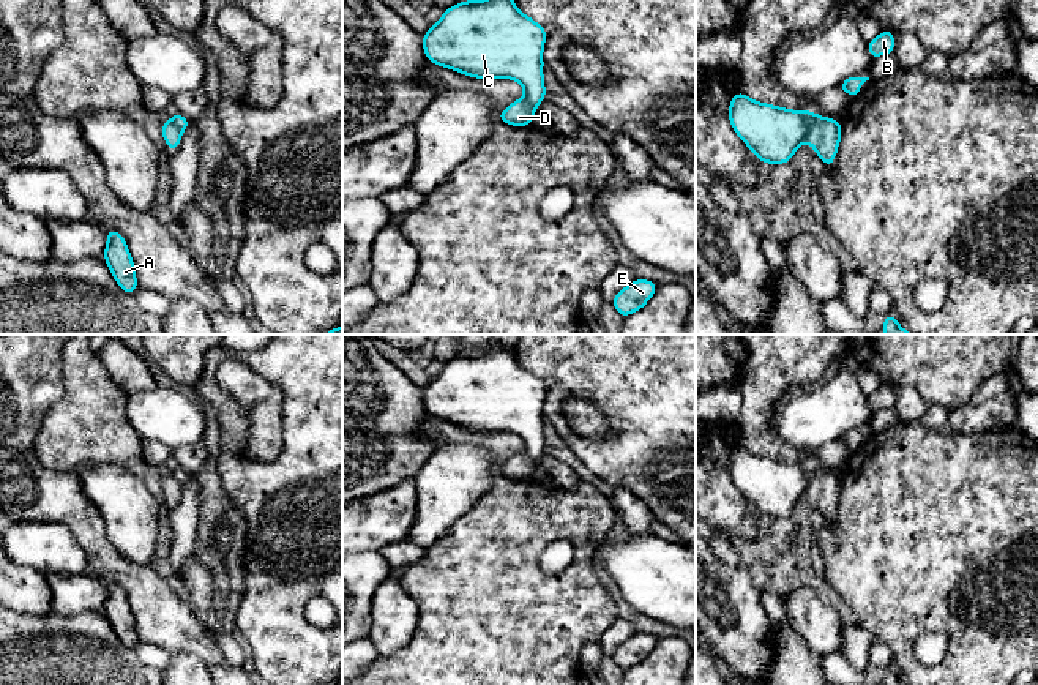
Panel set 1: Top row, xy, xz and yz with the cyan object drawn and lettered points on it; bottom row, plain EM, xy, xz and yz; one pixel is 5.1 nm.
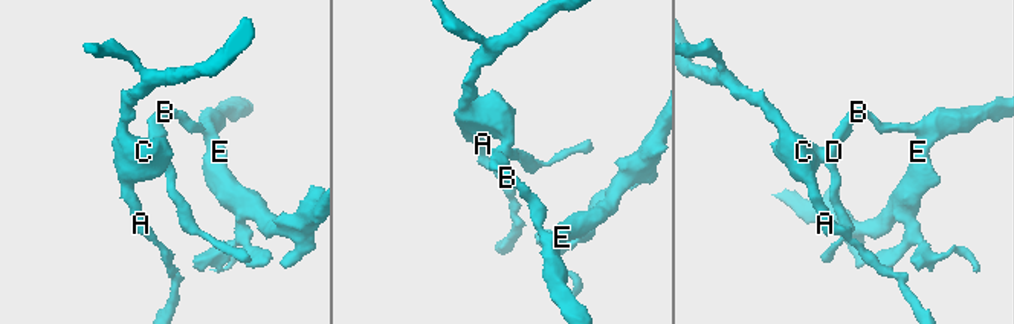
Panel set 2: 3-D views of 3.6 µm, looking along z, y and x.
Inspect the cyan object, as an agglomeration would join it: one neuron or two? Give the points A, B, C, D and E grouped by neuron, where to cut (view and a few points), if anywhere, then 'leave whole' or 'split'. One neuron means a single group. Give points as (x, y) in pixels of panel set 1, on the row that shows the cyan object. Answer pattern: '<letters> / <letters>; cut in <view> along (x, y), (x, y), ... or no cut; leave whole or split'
A C / B D E; cut in yz along (817, 116), (805, 141); split

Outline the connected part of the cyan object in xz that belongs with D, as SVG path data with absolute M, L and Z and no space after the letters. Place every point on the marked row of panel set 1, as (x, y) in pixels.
M527 99L513 101L497 118L511 126L530 126L536 107Z

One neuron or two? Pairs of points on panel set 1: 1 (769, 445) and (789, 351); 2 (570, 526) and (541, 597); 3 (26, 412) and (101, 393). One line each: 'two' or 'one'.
1: one
2: one
3: two

